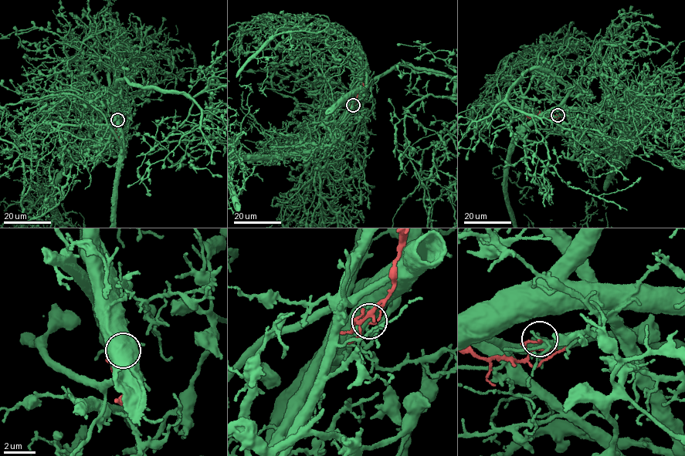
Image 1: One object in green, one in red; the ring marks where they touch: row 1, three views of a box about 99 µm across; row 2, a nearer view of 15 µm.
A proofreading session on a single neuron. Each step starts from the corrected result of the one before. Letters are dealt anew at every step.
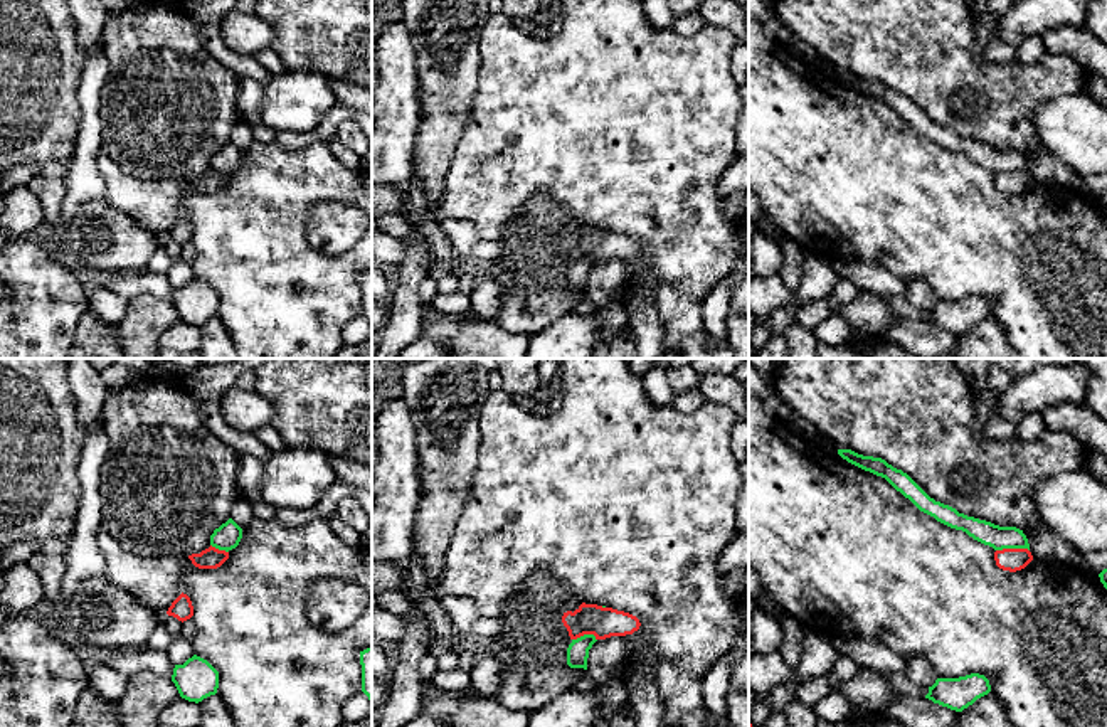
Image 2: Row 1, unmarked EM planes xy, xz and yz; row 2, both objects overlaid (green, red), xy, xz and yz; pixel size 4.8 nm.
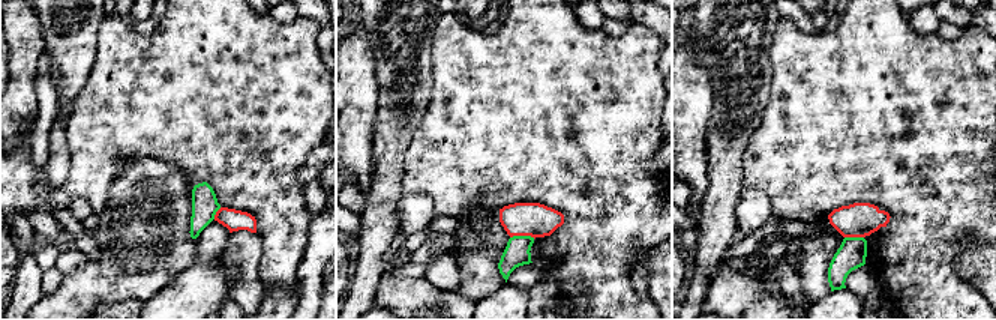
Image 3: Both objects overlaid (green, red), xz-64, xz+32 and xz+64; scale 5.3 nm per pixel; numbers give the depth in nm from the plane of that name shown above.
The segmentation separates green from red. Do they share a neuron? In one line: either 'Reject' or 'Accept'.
Reject

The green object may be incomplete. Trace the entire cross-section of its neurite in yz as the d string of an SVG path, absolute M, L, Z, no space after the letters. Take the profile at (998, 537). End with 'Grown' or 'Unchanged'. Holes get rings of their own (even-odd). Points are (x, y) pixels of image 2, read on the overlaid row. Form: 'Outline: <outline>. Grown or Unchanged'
Outline: M838 449L838 454L848 463L885 478L897 491L908 498L920 512L934 517L937 522L966 532L974 540L1003 549L1028 549L1030 544L1023 530L1016 527L999 527L986 520L967 517L956 508L930 498L907 473L893 468L882 458L863 456L851 449Z. Unchanged

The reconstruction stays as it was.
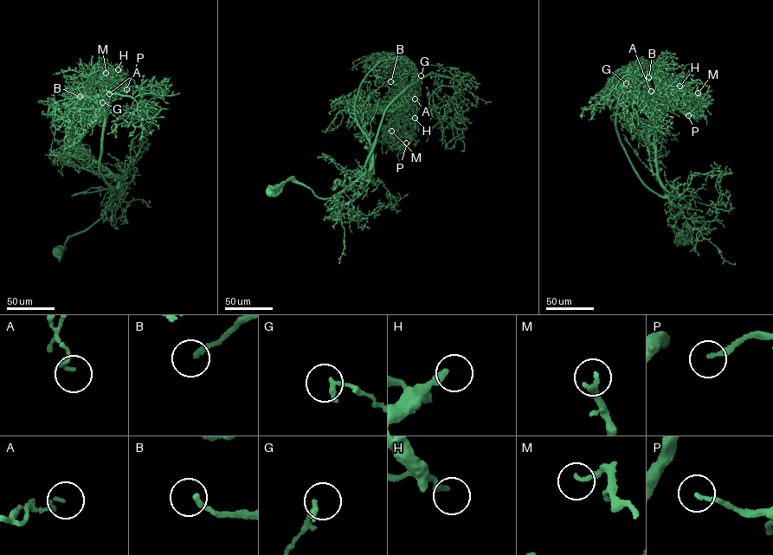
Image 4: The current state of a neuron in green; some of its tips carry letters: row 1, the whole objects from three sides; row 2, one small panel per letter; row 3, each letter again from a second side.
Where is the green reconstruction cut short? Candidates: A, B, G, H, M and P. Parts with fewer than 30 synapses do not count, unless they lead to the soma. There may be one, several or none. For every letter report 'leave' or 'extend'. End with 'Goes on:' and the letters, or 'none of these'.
A: leave
B: leave
G: leave
H: leave
M: leave
P: leave
Goes on: none of these

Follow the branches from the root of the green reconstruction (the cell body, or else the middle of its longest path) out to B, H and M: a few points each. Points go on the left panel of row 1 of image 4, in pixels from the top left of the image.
B: (57, 252), (101, 217), (119, 188), (118, 177), (79, 143), (81, 126), (99, 109), (88, 83), (80, 96)
H: (57, 252), (101, 217), (119, 188), (119, 179), (85, 152), (78, 138), (103, 84), (118, 69)
M: (57, 252), (101, 217), (119, 188), (118, 177), (78, 141), (104, 81), (114, 73), (106, 73)

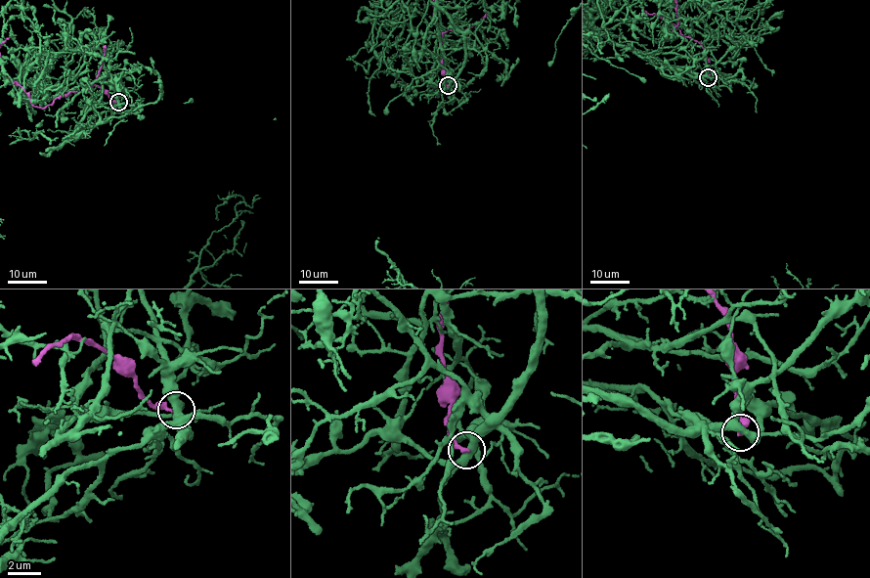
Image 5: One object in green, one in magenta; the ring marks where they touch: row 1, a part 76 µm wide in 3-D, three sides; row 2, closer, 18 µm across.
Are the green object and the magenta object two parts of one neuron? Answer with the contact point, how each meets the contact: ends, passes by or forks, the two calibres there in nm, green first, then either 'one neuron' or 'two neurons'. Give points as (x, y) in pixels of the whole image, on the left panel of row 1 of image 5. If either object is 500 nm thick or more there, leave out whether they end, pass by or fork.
at (118, 102); green forks there; magenta ends there; 400 nm thick on the green side, 280 nm on the other; two neurons

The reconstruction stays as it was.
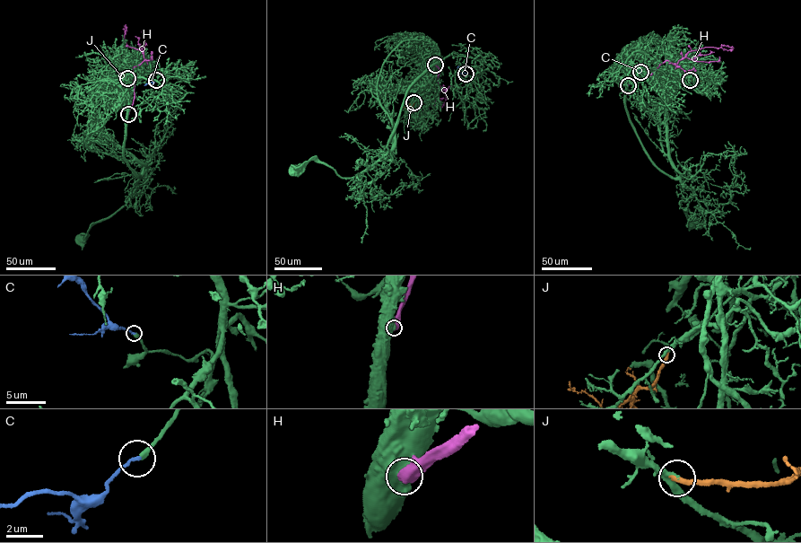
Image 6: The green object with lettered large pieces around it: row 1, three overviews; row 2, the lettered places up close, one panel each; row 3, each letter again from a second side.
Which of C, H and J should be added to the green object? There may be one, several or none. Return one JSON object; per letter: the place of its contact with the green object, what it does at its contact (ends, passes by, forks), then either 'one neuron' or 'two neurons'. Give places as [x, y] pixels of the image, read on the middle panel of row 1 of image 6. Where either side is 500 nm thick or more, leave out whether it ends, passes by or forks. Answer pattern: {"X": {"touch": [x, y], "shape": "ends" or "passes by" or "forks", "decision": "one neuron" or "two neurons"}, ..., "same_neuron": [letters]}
{"C": {"touch": [465, 74], "shape": "ends", "decision": "one neuron"}, "H": {"touch": [435, 65], "decision": "two neurons"}, "J": {"touch": [413, 102], "shape": "ends", "decision": "one neuron"}, "same_neuron": ["C", "J"]}

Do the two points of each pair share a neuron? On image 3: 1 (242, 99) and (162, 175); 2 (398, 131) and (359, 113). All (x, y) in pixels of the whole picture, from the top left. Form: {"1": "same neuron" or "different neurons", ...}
{"1": "different neurons", "2": "different neurons"}

